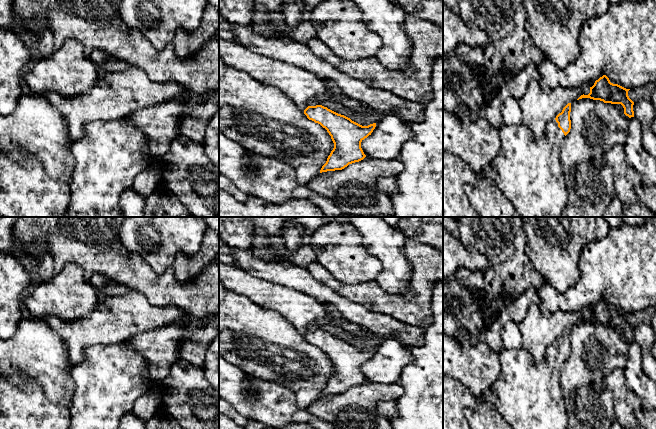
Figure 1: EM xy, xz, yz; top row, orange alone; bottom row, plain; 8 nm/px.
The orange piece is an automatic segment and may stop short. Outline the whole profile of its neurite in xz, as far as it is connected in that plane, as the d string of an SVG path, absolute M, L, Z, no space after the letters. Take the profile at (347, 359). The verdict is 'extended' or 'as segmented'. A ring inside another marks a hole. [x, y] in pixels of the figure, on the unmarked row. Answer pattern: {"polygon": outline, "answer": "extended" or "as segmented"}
{"polygon": "M328 302L321 303L323 303L326 308L327 313L325 319L315 324L309 325L308 331L304 334L304 338L307 340L309 344L312 344L315 347L320 348L323 352L327 354L334 367L334 372L328 380L326 387L322 390L320 397L327 395L342 394L349 388L363 384L366 381L366 379L364 378L361 372L361 366L369 359L371 359L371 357L376 351L376 347L370 348L368 350L362 350L352 345L350 342L338 338L328 333L327 331L322 330L321 327L325 324L338 324L343 329L354 334L363 335L371 333L369 329L347 321L343 317L342 313L338 309L336 309L332 304Z", "answer": "extended"}

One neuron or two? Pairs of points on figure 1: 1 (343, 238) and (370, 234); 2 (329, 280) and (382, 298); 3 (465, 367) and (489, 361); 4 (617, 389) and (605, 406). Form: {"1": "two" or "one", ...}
{"1": "two", "2": "one", "3": "one", "4": "two"}

